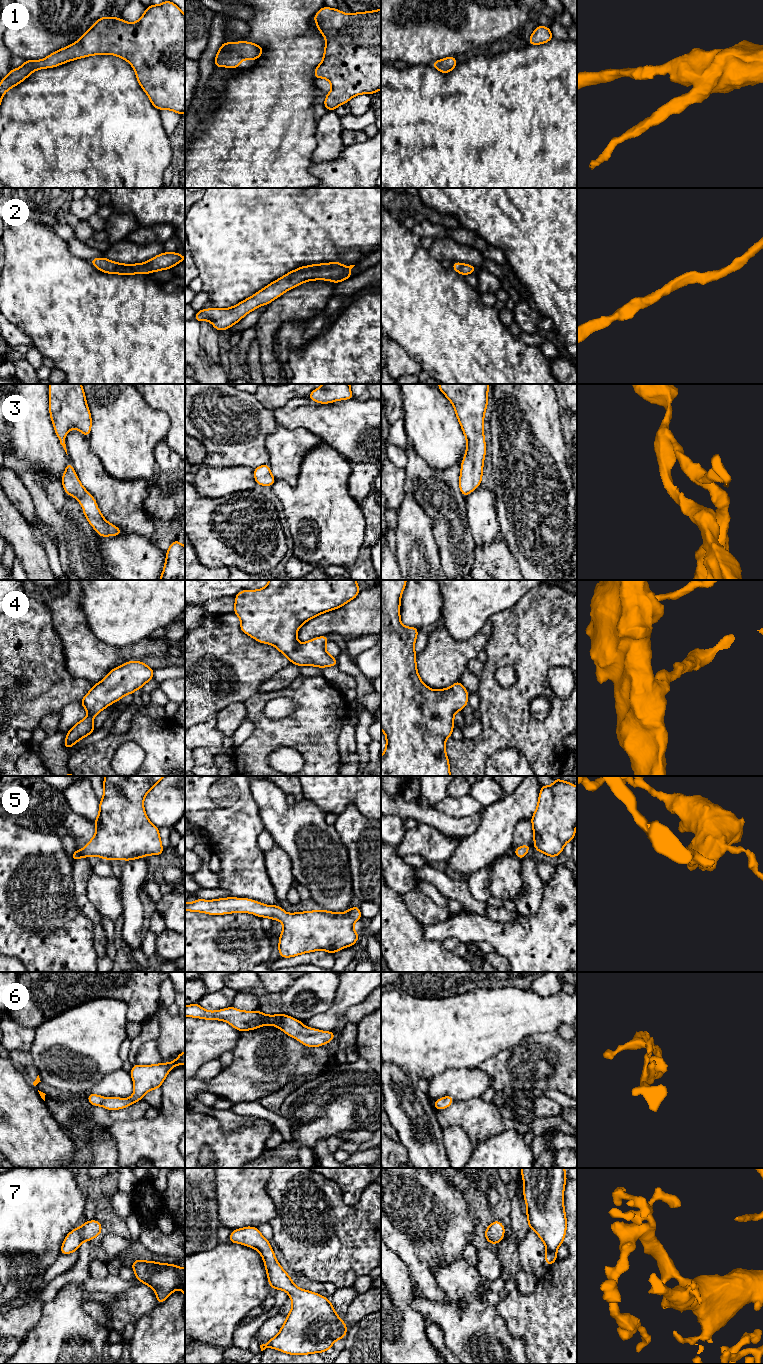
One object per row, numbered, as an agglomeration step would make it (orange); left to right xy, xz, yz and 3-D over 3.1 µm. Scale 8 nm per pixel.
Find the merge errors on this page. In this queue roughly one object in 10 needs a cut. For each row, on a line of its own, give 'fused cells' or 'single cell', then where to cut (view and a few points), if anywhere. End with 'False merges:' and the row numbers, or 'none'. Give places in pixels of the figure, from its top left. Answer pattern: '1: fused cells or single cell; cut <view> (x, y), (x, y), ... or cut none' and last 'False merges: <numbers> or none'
1: single cell; cut none
2: single cell; cut none
3: single cell; cut none
4: single cell; cut none
5: single cell; cut none
6: single cell; cut none
7: single cell; cut none
False merges: none

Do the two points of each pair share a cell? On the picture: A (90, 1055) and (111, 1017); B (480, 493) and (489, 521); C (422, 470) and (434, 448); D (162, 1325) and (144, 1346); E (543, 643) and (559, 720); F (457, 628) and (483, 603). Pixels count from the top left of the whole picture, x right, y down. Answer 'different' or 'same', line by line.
A: same
B: same
C: different
D: same
E: same
F: same

